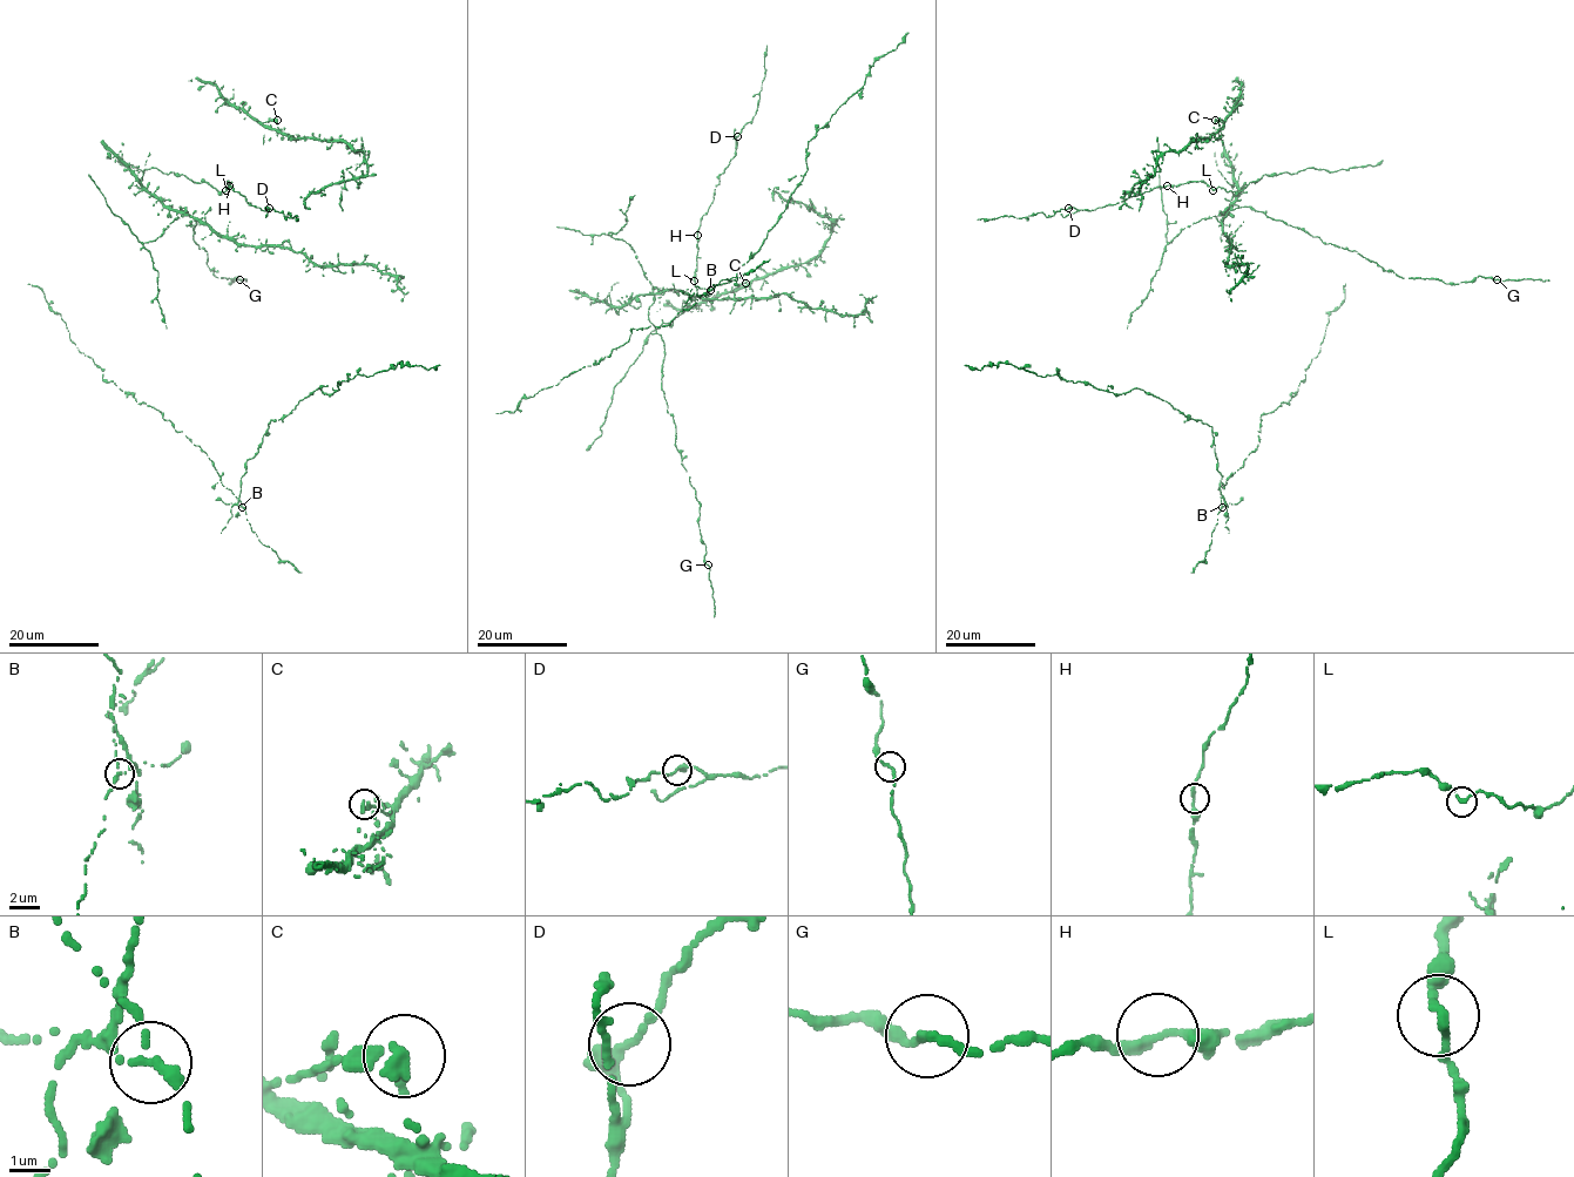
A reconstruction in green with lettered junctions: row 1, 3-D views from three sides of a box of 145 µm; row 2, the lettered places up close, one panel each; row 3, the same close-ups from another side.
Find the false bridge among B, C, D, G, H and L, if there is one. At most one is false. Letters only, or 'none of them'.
B

